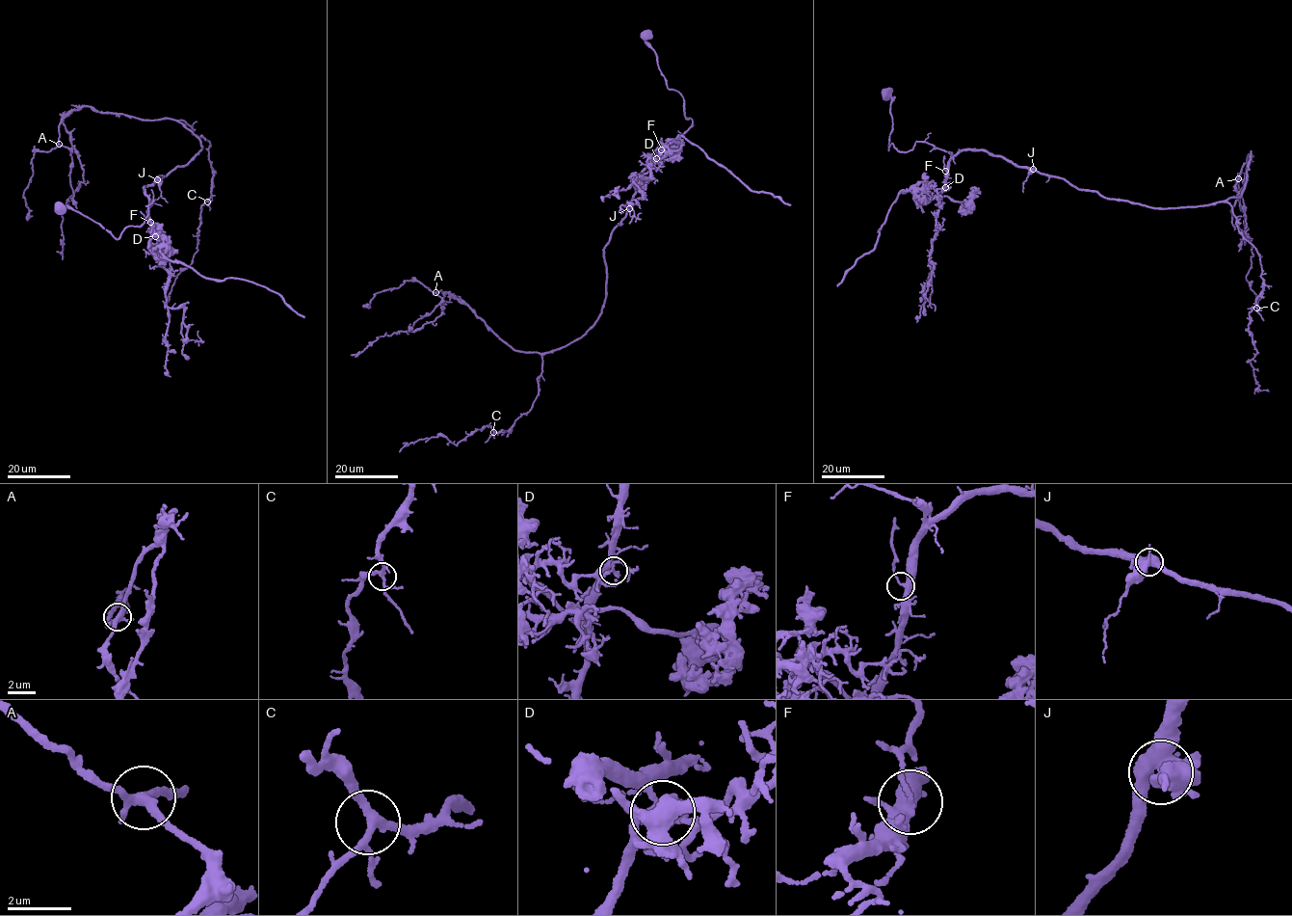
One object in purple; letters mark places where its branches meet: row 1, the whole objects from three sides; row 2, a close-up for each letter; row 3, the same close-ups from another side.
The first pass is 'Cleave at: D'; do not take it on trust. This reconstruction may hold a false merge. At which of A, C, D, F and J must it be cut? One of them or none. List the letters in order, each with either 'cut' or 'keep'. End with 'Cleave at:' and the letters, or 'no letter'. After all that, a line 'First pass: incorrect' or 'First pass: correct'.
A: keep
C: keep
D: cut
F: keep
J: keep
Cleave at: D
First pass: correct

